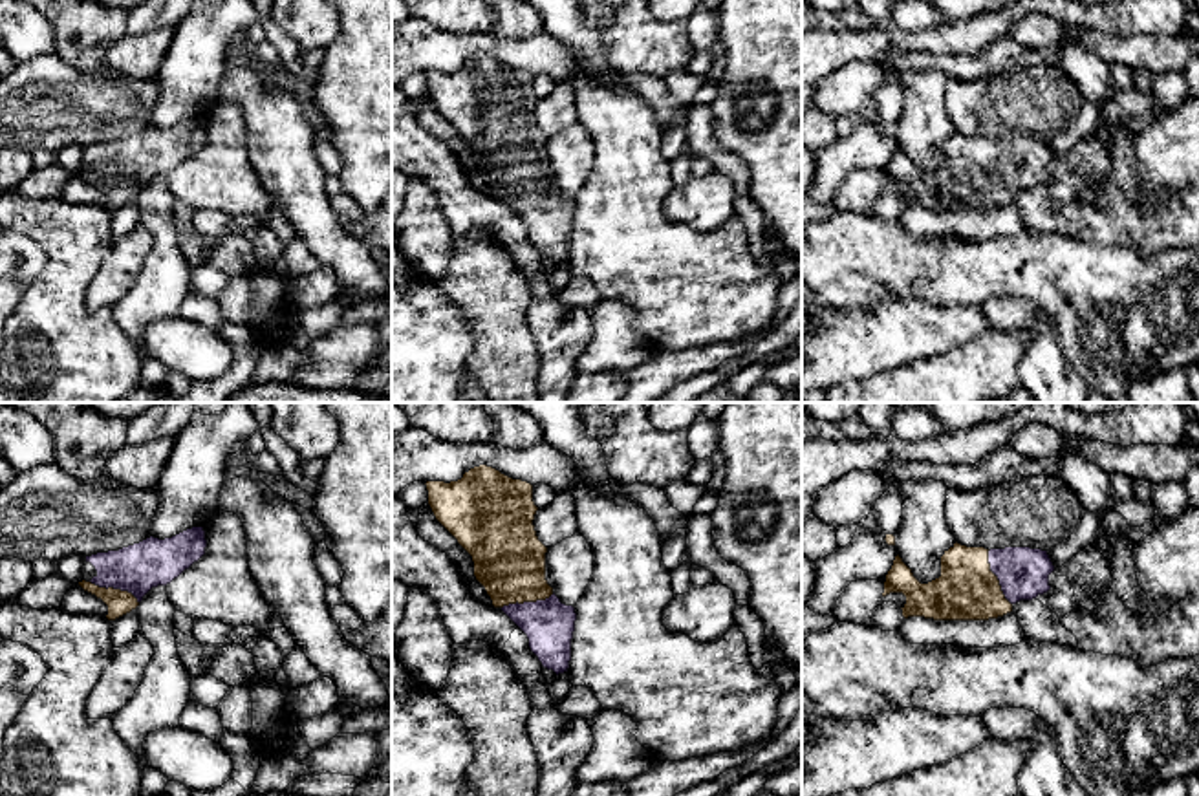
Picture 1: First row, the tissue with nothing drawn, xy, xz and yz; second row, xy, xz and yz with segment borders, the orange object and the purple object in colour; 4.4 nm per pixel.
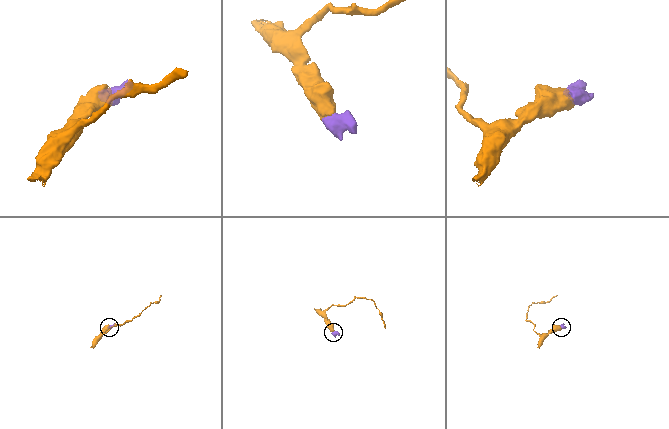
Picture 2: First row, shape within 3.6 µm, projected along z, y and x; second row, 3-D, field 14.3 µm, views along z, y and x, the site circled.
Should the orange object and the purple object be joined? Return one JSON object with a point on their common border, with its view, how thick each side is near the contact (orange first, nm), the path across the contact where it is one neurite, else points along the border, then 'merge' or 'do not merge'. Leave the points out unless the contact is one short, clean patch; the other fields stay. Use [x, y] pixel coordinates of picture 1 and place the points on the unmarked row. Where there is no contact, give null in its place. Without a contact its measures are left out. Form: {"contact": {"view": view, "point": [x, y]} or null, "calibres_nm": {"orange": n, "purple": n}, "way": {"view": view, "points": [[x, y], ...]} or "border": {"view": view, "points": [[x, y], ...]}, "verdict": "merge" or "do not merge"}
{"contact": {"view": "yz", "point": [996, 169]}, "calibres_nm": {"orange": 280, "purple": 220}, "way": {"view": "yz", "points": [[967, 180], [996, 169], [1024, 163]]}, "verdict": "merge"}

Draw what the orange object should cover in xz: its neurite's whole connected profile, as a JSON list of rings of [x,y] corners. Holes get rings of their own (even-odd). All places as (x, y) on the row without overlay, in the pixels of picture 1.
[[[480,55],[458,71],[427,71],[428,95],[436,110],[472,146],[474,167],[500,198],[529,229],[531,242],[544,258],[556,265],[567,262],[577,203],[553,183],[545,170],[547,137],[538,130],[533,110],[538,97],[533,75],[513,70],[500,60]]]

